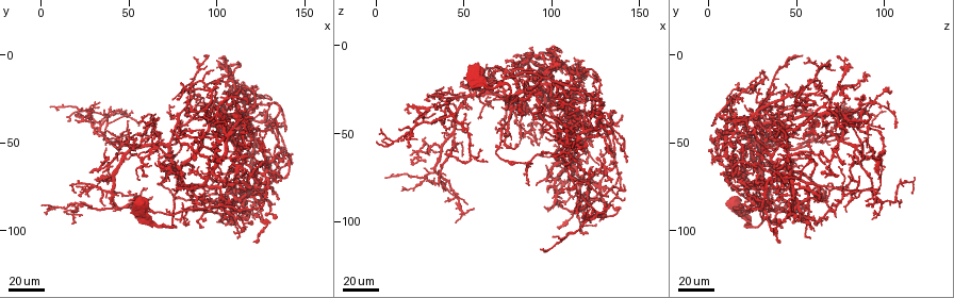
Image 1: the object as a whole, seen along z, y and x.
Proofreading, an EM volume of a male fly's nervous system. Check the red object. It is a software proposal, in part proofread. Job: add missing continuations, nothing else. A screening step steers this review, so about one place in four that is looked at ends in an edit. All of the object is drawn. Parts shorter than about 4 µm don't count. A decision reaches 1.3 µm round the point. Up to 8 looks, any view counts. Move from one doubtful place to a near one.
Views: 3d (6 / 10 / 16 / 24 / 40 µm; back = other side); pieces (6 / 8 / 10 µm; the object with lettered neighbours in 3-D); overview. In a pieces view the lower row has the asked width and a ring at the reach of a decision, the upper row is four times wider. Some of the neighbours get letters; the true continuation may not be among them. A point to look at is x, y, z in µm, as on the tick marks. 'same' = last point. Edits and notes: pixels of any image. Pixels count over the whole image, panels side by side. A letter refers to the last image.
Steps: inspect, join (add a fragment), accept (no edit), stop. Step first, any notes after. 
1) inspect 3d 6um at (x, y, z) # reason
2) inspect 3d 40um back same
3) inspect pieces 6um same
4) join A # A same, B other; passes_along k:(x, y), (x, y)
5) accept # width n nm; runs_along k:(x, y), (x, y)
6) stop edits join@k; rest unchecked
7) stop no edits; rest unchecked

inspect 3d 24um at (122, 55, 21) # an open end

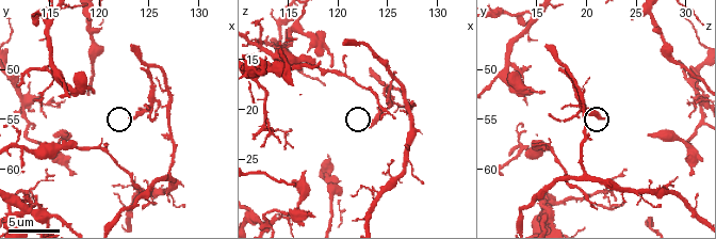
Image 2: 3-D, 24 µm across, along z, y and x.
inspect pieces 6um at (123.2, 55.2, 21.8)

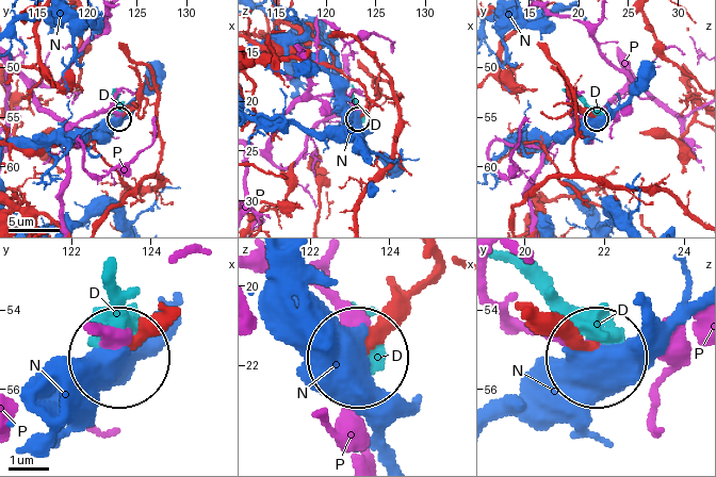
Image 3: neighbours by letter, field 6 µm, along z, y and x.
accept # D other, N other, P other; runs_along 3:(173, 315), (125, 346); none of them fits

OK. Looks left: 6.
inspect 3d 24um at (125, 43, 37) # thin end

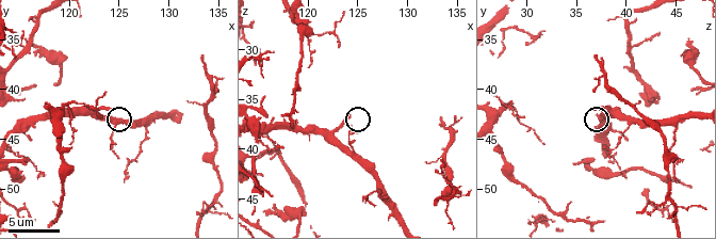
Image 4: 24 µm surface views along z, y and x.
inspect 3d 6um at (124.2, 42.2, 37.0)

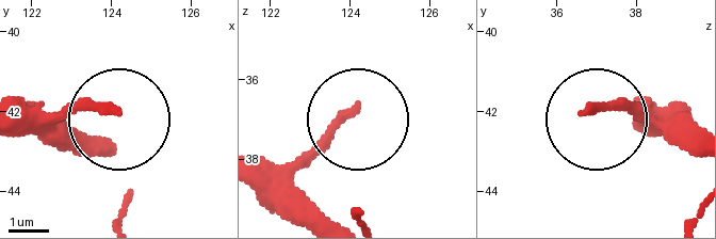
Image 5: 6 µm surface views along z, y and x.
inspect pieces 8um at (124.10, 41.95, 36.85)

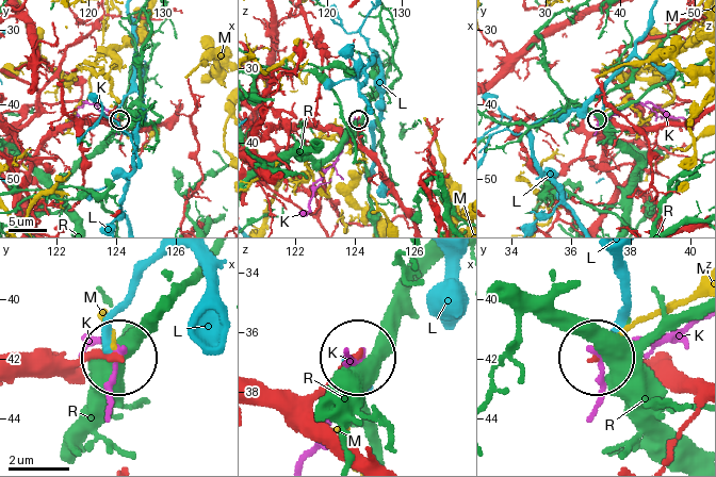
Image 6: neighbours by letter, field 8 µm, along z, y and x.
accept # K other, L other, M other, R other; runs_along 6:(17, 375), (114, 355); no lettered fragment goes on from it

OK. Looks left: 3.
inspect 3d 24um at (60, 78, 58) # free end

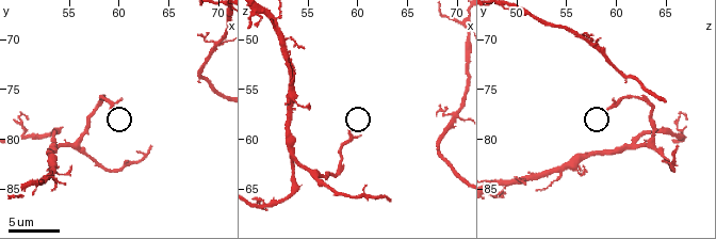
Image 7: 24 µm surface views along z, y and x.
inspect pieces 8um at (59.2, 77.0, 59.0)

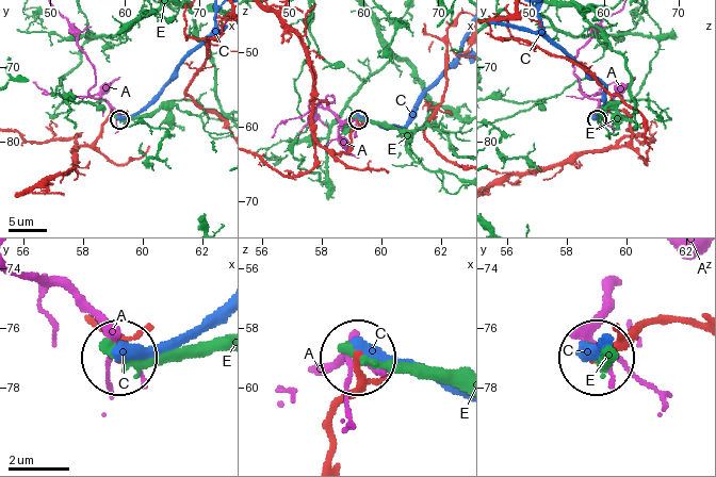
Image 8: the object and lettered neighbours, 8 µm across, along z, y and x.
accept # A other, C other, E other; runs_along 8:(329, 453), (329, 423), (357, 384), (359, 357); no lettered fragment goes on from it

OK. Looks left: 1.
stop no edits; rest unchecked

